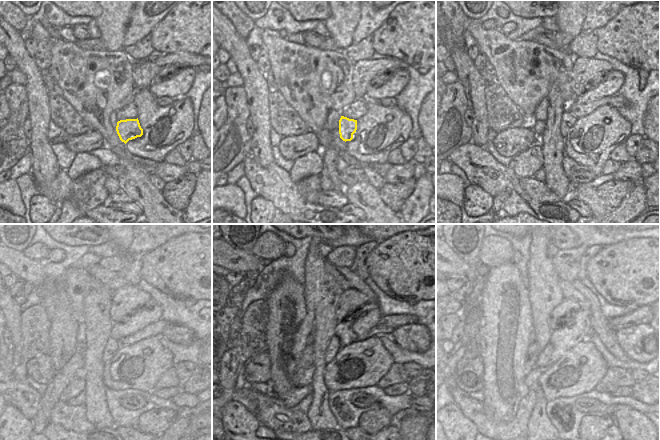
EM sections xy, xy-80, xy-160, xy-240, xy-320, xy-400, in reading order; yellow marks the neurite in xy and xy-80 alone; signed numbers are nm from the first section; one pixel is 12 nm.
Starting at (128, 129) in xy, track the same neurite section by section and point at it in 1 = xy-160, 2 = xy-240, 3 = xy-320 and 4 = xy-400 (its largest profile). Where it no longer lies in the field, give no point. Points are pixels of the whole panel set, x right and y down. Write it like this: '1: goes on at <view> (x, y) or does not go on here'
1: goes on at xy-160 (567, 120)
2: goes on at xy-240 (112, 346)
3: goes on at xy-320 (333, 347)
4: goes on at xy-400 (543, 359)

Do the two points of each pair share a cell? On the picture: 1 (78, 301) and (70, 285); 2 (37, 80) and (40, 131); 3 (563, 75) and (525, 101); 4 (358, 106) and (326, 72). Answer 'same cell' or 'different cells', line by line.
1: same cell
2: same cell
3: same cell
4: different cells

